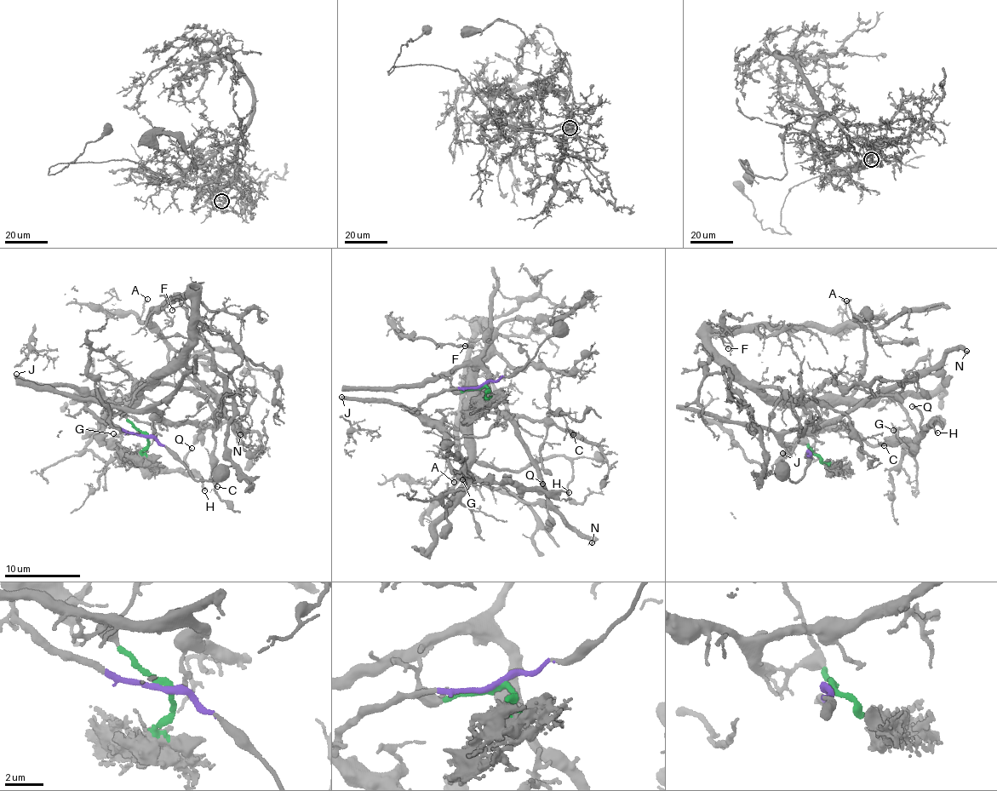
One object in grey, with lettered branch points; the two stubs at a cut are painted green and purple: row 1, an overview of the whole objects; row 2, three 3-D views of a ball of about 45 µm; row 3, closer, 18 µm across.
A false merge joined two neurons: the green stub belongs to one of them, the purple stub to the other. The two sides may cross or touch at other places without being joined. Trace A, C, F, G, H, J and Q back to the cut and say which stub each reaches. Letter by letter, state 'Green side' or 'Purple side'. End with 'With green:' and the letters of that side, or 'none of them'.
A: Green side
C: Green side
F: Green side
G: Purple side
H: Purple side
J: Purple side
Q: Purple side
With green: A, C, F

